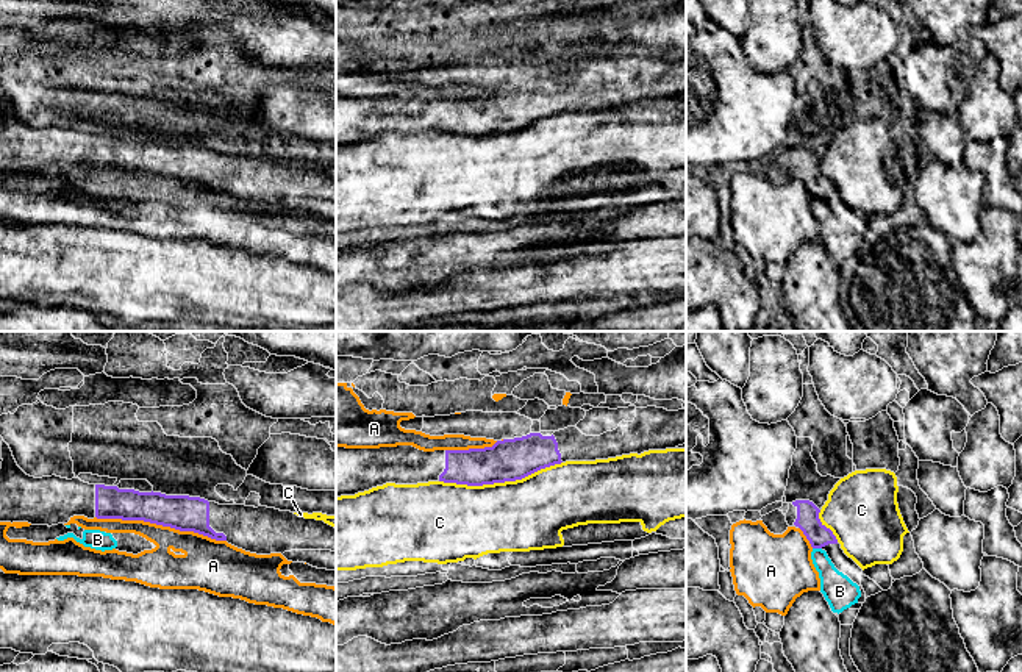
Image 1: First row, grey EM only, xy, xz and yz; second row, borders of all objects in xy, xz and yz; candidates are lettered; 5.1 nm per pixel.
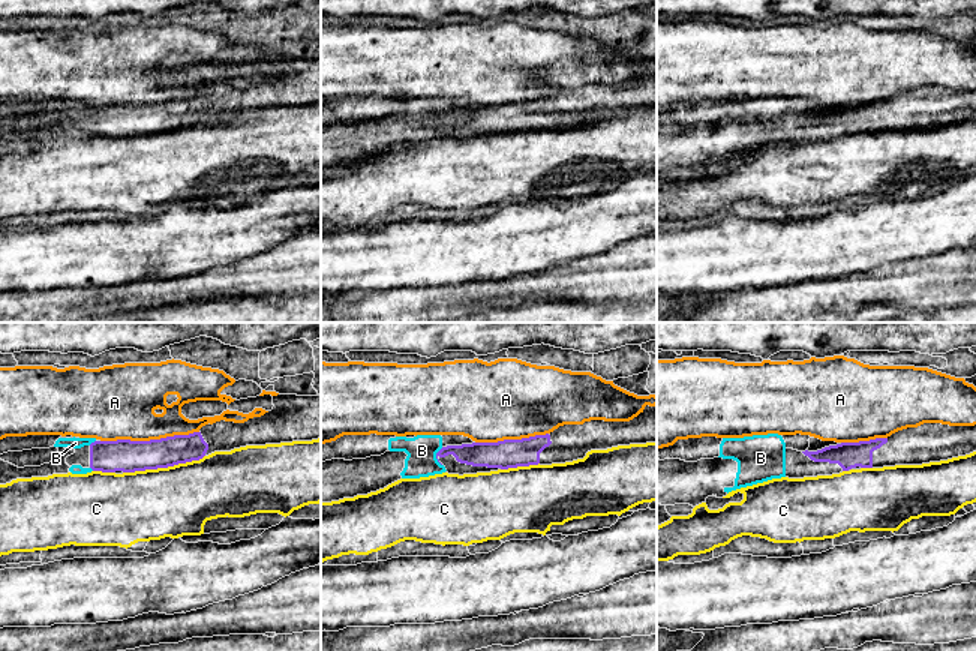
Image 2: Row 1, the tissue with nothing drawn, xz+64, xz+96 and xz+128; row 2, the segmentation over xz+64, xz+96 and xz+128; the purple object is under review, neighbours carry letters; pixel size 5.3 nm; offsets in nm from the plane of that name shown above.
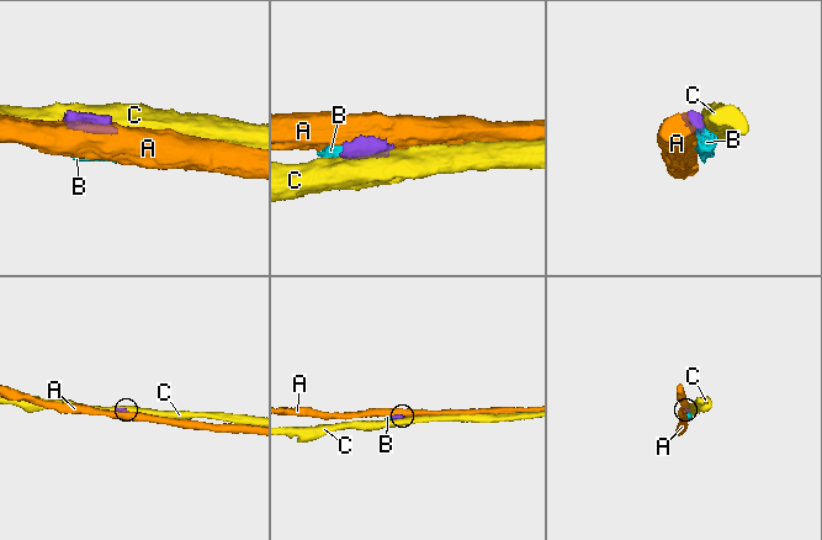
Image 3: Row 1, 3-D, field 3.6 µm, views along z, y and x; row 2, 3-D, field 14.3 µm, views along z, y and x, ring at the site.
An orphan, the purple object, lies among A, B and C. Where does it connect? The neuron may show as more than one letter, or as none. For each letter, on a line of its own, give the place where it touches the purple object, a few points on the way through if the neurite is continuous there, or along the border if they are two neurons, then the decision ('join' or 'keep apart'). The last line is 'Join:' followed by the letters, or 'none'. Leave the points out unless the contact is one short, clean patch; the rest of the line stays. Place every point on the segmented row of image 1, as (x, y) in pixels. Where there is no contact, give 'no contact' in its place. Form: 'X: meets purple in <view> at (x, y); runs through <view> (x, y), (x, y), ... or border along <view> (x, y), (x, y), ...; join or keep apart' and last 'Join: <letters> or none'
A: meets purple in xy at (161, 524); keep apart
B: meets purple in yz at (818, 547); keep apart
C: meets purple in xz at (500, 482); keep apart
Join: none

